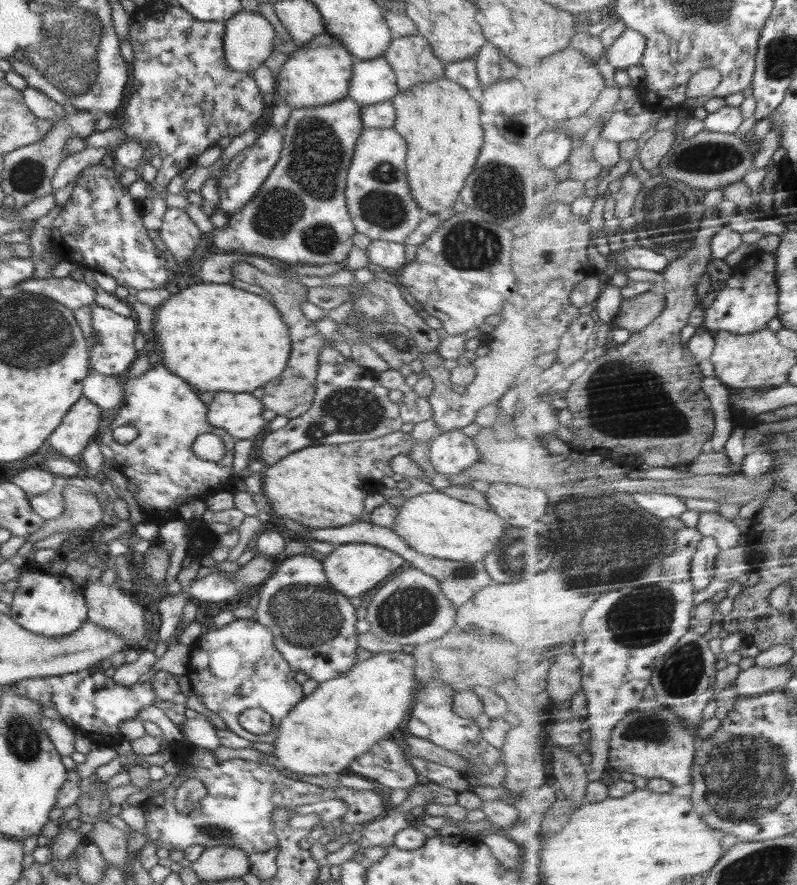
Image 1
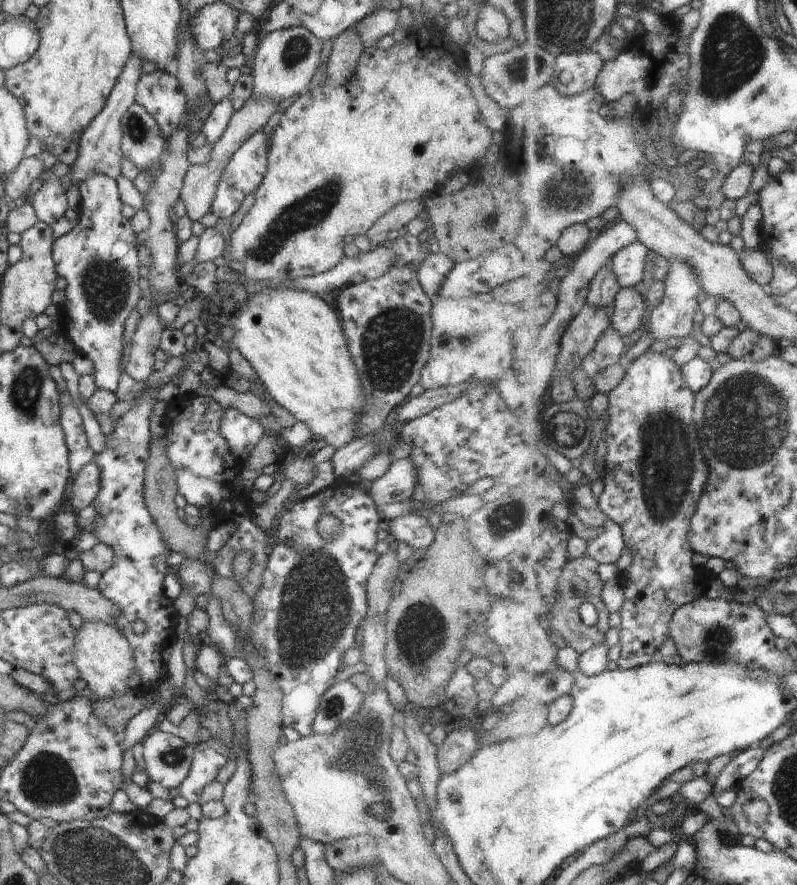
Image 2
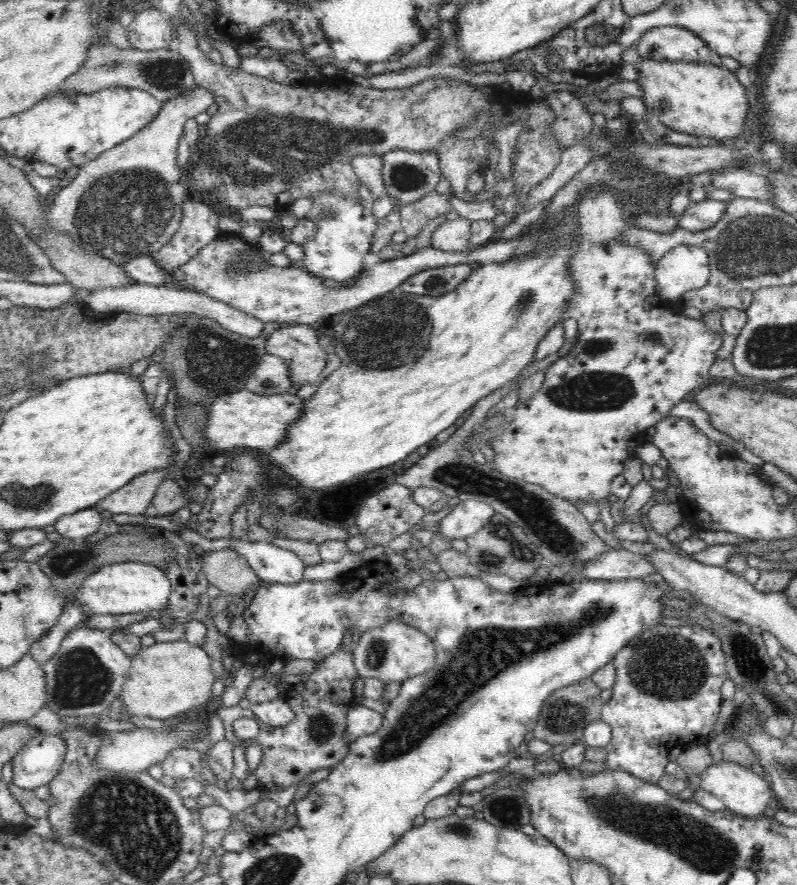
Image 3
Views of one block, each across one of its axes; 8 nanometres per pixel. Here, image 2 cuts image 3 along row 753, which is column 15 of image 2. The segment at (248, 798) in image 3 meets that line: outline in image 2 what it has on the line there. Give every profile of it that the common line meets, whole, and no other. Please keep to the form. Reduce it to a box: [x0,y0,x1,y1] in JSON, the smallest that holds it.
[3,158,46,200]

